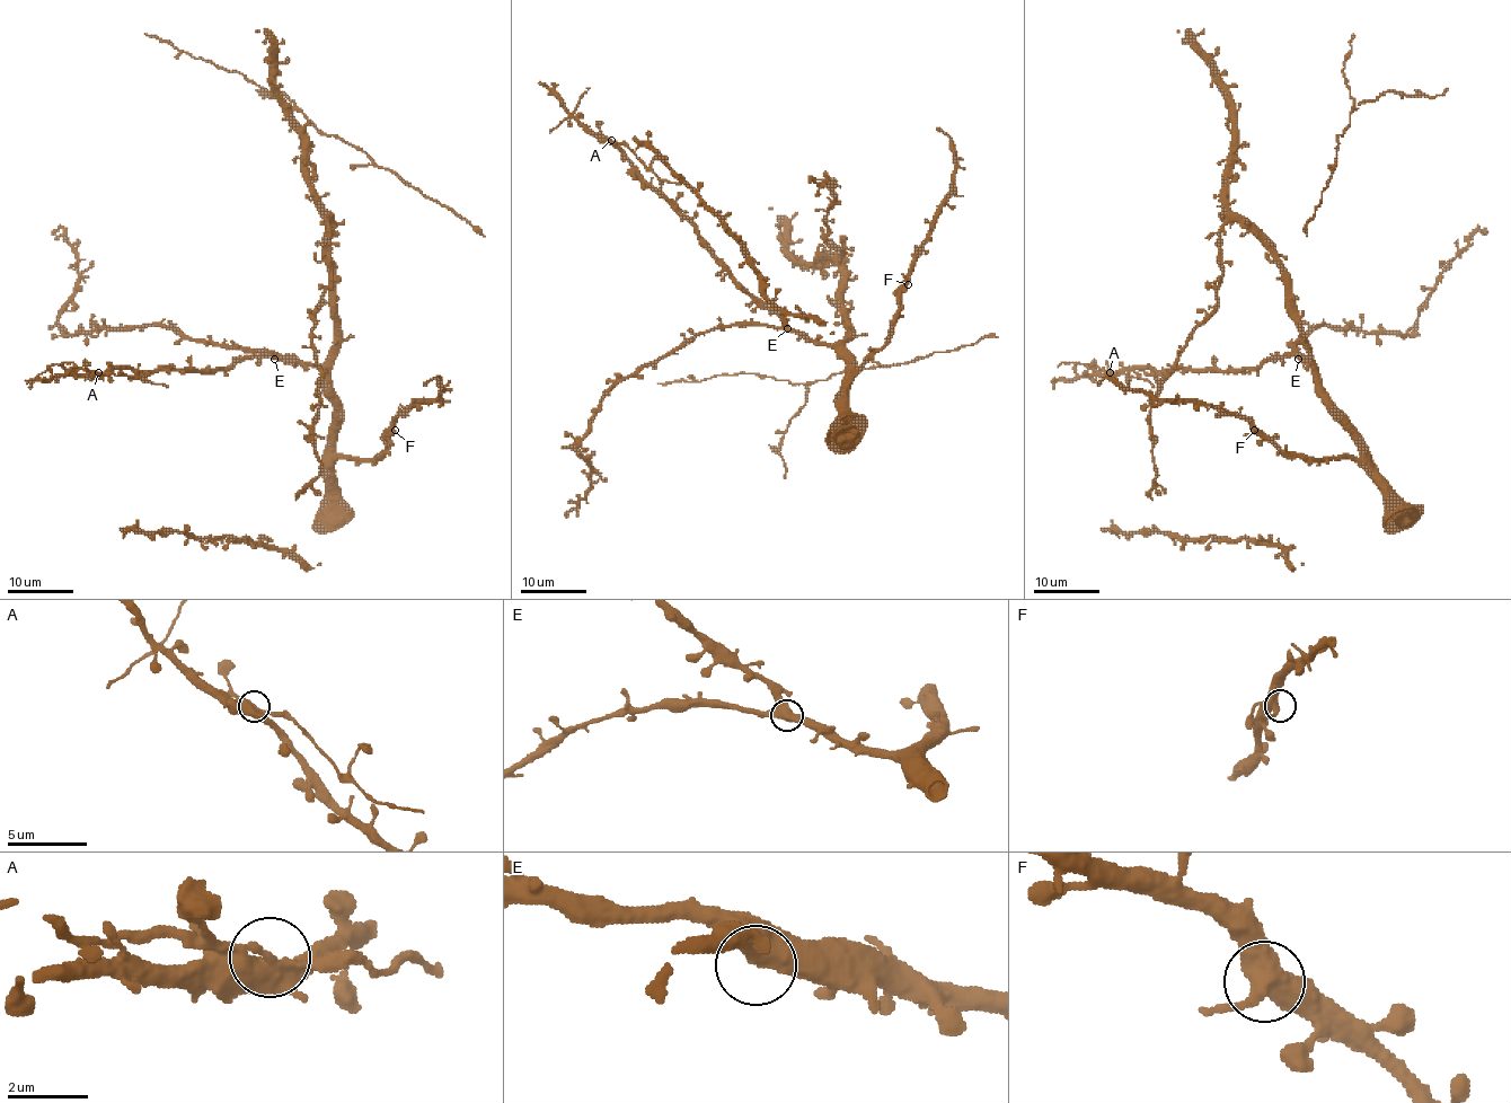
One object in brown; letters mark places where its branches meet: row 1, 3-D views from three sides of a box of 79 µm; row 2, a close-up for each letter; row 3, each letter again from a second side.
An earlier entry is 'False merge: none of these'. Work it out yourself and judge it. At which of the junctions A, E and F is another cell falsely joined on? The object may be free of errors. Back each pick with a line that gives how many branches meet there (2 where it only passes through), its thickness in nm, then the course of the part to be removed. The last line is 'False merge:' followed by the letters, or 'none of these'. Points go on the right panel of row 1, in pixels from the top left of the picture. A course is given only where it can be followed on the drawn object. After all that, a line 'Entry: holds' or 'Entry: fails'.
A: 3 | 420 nm | (1110, 372), (1146, 379), (1154, 387)
False merge: A
Entry: fails

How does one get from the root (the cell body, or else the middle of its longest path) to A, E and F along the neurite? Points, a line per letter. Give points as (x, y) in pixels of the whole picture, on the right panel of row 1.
A: (1255, 236), (1280, 270), (1287, 310), (1301, 329), (1313, 364), (1293, 355), (1272, 355), (1255, 369), (1110, 372)
E: (1255, 236), (1280, 270), (1287, 310), (1301, 329), (1304, 344), (1313, 364), (1298, 359)
F: (1255, 236), (1280, 270), (1284, 306), (1301, 329), (1315, 390), (1350, 433), (1360, 457), (1290, 455), (1254, 430)

